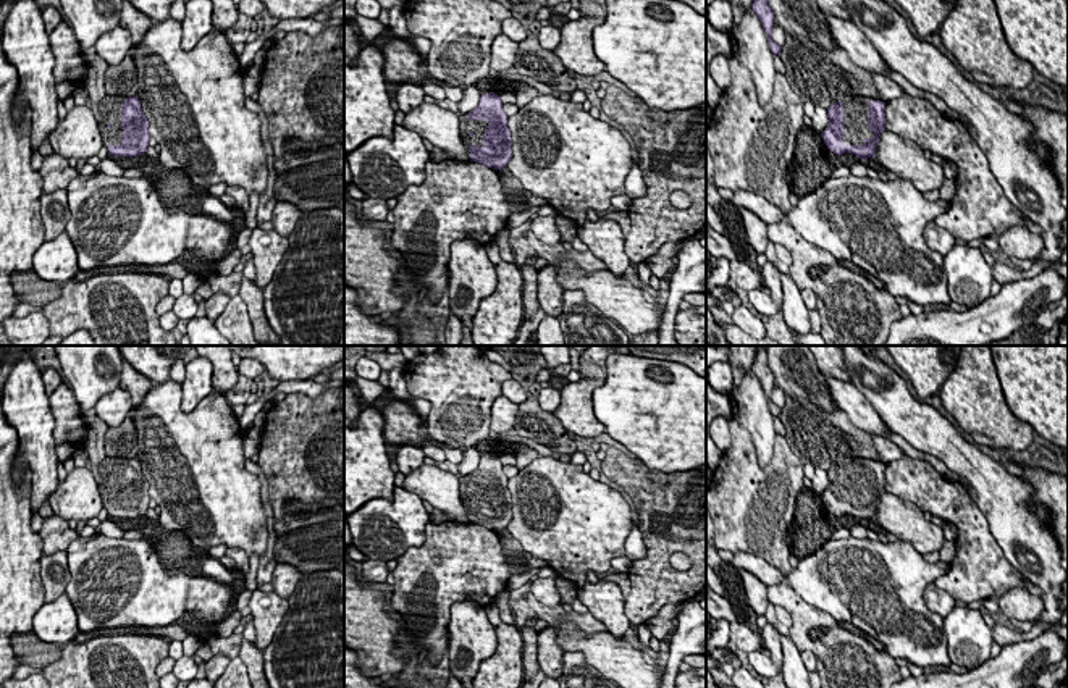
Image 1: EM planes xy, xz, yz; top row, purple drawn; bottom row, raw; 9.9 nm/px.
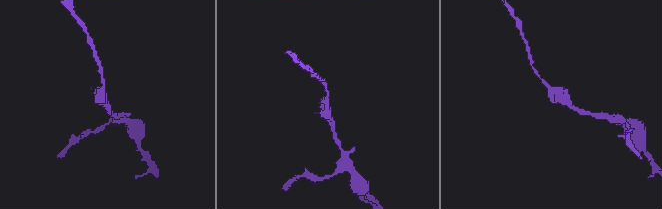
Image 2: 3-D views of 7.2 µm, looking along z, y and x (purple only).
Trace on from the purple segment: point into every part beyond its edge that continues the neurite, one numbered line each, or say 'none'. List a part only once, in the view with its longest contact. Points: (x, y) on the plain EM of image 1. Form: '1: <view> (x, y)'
1: yz (855, 469)

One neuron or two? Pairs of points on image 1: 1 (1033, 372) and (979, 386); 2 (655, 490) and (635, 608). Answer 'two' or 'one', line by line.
1: two
2: one

